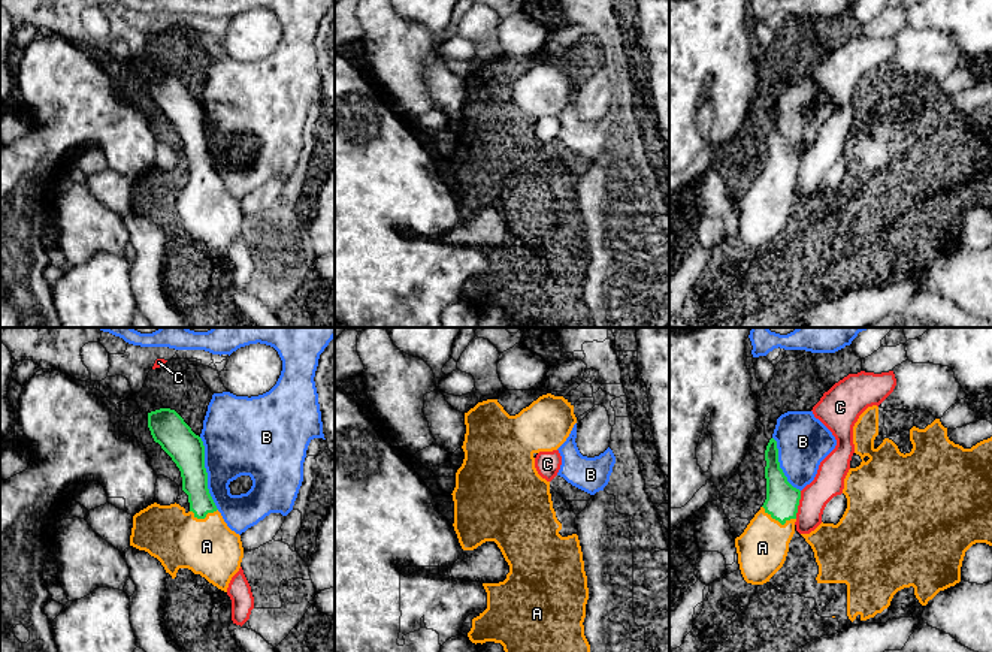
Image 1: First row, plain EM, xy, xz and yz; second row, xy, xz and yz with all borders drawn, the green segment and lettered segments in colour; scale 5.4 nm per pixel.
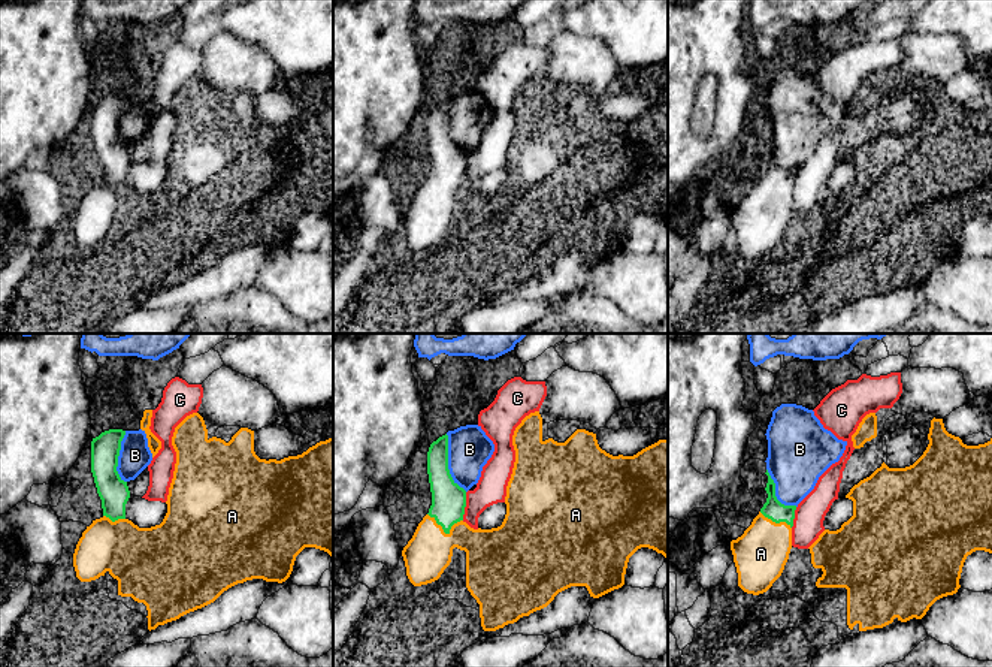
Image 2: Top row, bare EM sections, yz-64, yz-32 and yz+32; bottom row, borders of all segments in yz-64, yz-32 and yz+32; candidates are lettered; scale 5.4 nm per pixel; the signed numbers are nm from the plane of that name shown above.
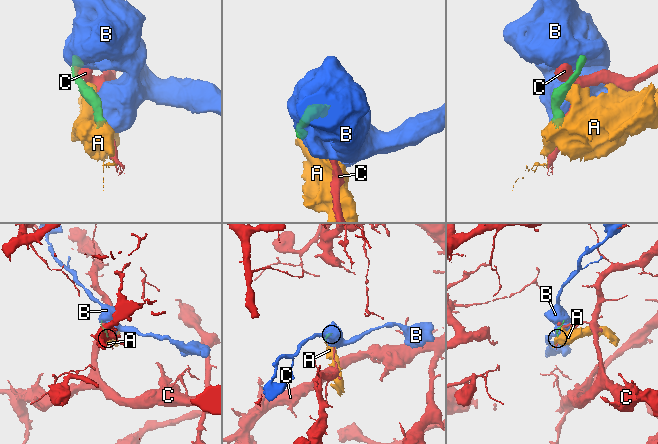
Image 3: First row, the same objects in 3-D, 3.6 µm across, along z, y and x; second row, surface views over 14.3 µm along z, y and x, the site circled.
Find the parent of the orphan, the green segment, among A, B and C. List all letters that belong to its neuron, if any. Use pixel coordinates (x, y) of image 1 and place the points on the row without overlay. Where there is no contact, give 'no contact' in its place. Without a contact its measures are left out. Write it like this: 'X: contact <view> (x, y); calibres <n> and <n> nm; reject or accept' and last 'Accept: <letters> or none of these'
A: contact yz (779, 186); calibres 180 and 280 nm; accept
B: contact xy (206, 138); calibres 190 and 380 nm; reject
C: contact yz (798, 169); calibres 180 and 160 nm; reject
Accept: A

